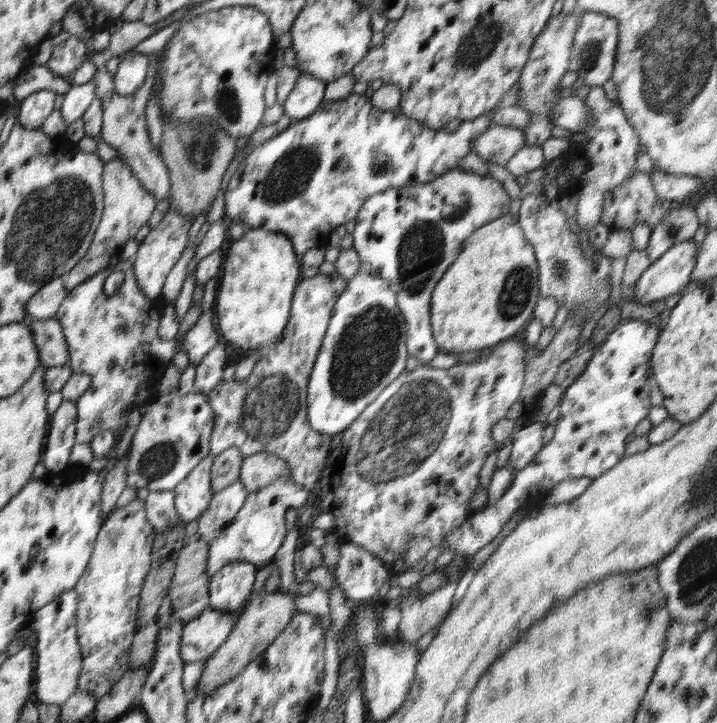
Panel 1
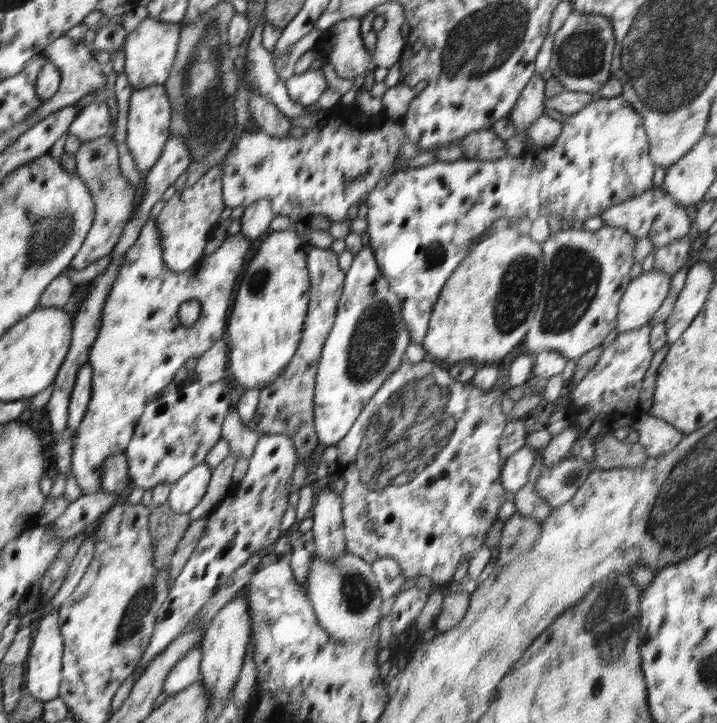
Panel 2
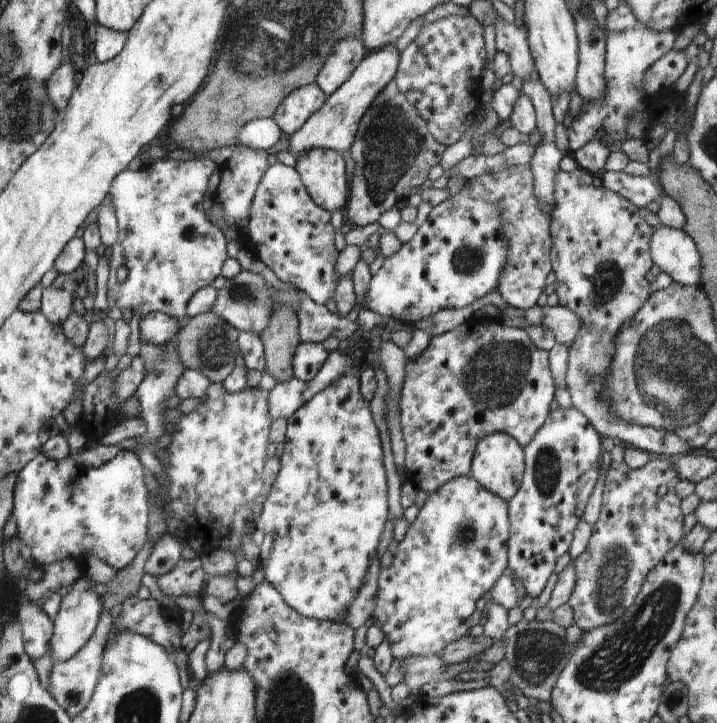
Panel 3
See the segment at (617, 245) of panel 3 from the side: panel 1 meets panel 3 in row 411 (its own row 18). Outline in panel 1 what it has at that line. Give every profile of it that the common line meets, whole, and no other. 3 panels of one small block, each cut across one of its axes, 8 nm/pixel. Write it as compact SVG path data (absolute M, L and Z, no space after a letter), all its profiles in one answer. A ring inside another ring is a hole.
M593 11L582 12L580 26L576 27L576 33L572 39L572 56L568 63L568 72L577 72L578 77L584 80L585 86L602 87L611 80L620 34L617 25L618 22L607 15Z

